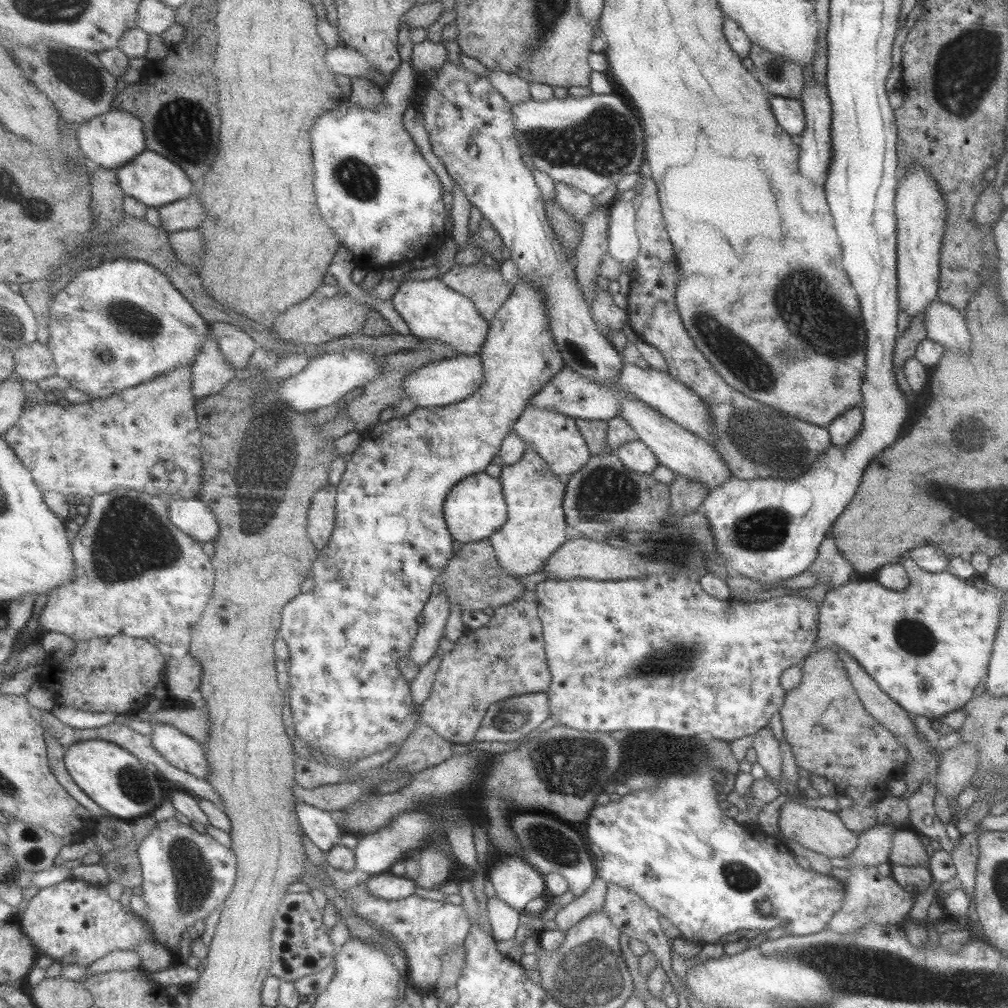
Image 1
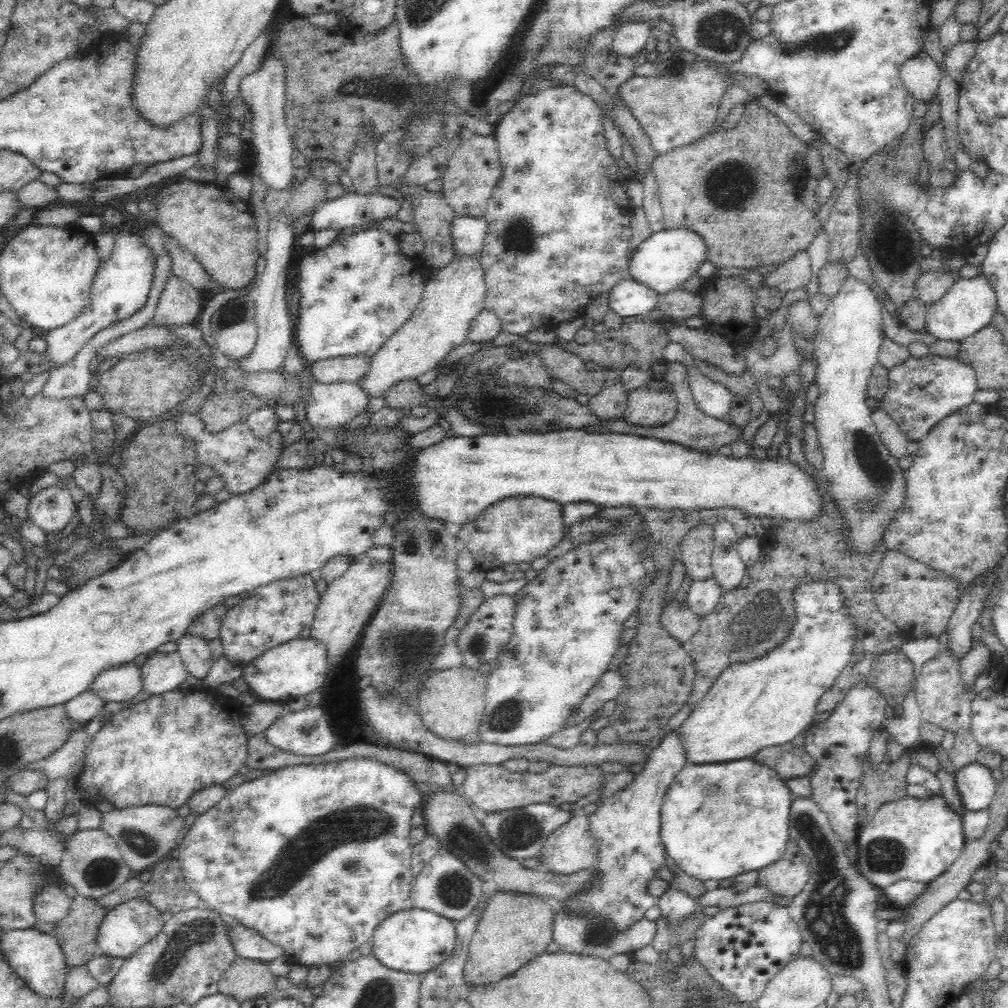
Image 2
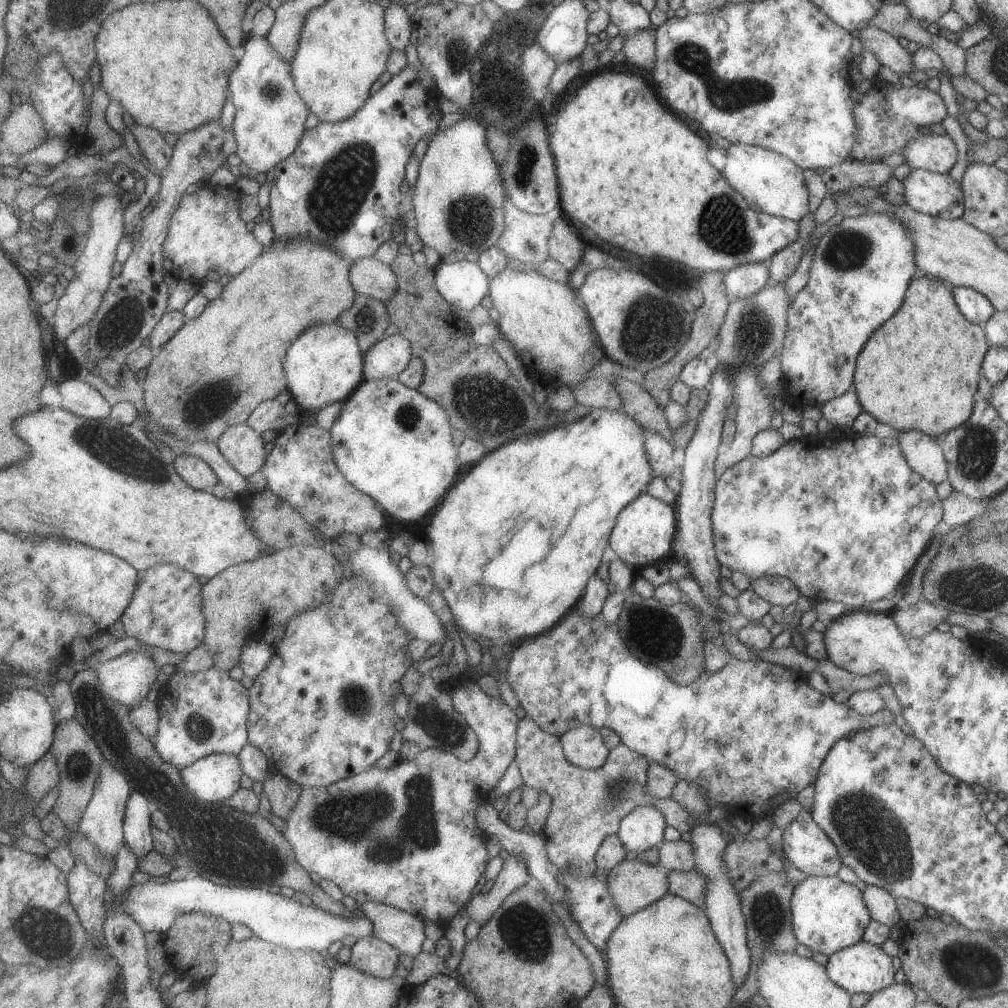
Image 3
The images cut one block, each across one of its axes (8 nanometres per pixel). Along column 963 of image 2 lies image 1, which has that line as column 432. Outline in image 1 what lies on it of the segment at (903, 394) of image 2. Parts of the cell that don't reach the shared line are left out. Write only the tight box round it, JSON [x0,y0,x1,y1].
[405,352,485,409]

